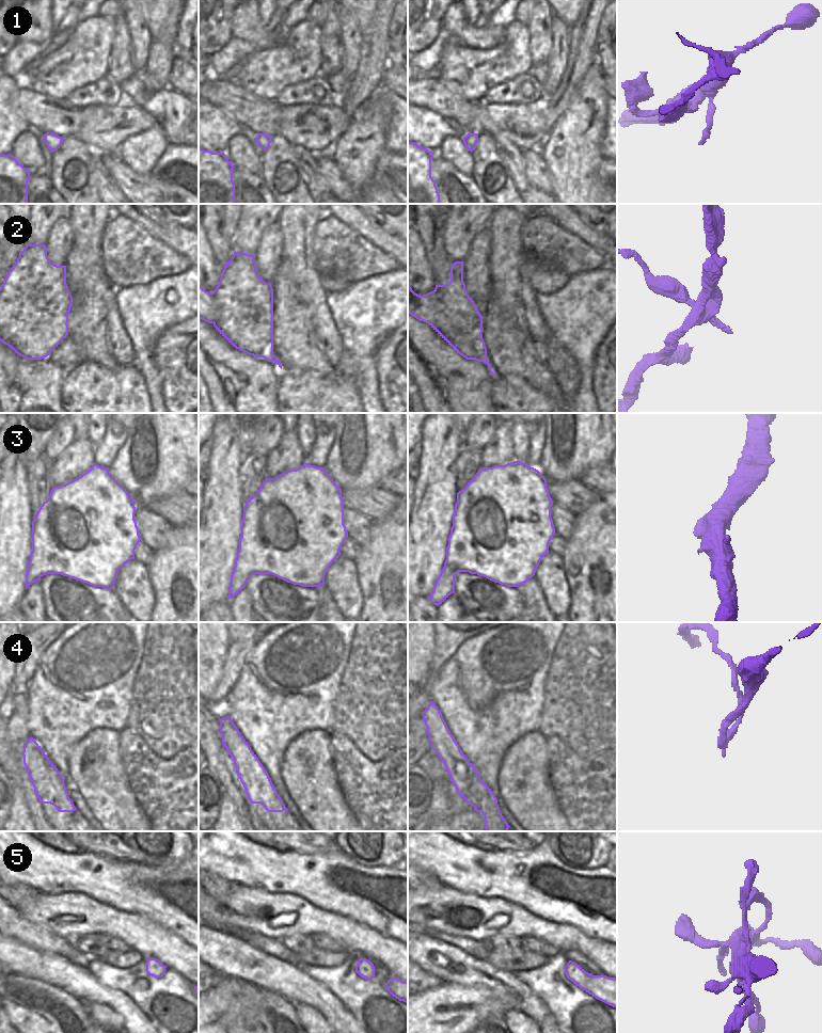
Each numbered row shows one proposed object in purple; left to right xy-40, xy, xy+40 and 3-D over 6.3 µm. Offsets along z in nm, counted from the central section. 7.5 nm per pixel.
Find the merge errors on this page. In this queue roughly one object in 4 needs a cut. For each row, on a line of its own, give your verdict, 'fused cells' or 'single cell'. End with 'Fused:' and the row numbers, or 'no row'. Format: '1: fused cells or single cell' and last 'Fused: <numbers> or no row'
1: single cell
2: fused cells
3: single cell
4: fused cells
5: single cell
Fused: 2, 4

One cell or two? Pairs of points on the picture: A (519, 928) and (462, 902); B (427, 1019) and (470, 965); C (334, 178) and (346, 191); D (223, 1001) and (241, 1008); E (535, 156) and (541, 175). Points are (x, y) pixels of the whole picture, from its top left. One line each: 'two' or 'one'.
A: one
B: two
C: one
D: two
E: one

